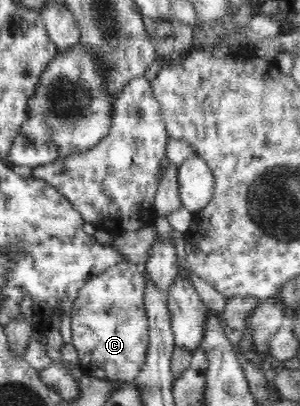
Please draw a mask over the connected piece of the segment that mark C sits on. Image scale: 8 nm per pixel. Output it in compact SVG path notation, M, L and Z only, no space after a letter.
M121 262L92 276L81 288L70 310L73 348L77 350L82 372L104 381L133 381L139 376L148 354L150 328L145 312L145 268Z

